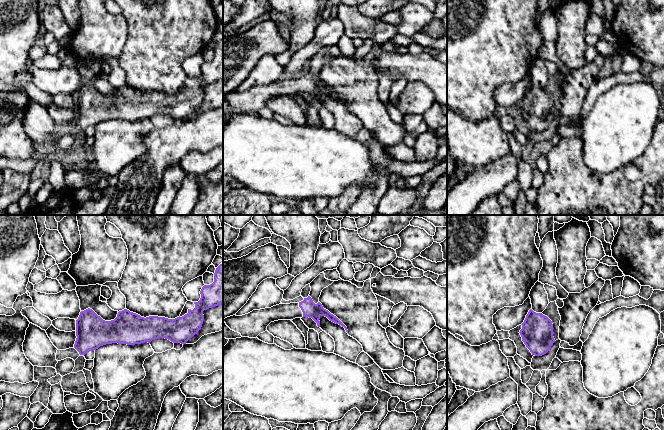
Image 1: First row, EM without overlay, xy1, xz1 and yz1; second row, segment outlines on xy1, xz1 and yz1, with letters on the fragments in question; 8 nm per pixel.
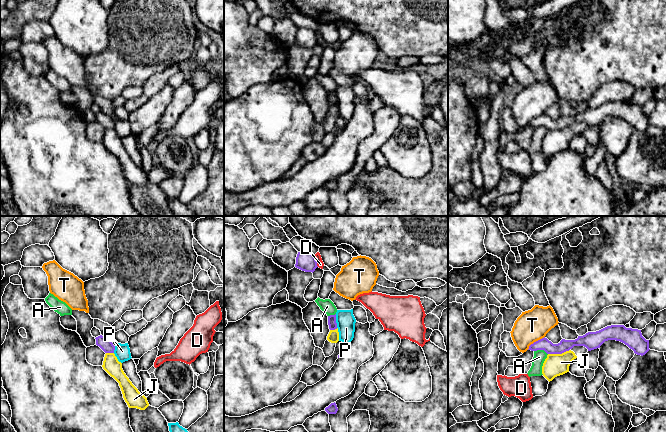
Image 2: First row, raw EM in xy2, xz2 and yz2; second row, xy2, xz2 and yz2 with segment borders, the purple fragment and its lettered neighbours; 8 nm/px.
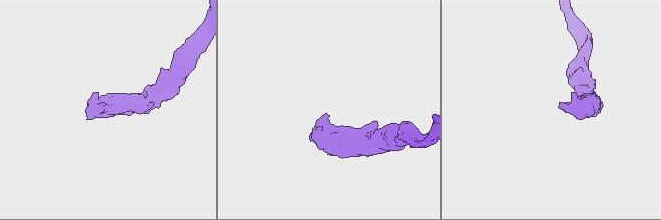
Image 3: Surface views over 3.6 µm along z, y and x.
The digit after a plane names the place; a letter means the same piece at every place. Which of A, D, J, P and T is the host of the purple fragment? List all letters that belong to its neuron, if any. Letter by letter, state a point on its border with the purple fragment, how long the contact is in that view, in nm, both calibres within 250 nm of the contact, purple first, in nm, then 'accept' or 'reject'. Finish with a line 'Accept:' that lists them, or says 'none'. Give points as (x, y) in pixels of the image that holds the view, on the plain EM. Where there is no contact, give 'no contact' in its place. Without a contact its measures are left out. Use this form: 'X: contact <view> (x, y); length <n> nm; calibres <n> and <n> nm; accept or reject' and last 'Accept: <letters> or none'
A: contact yz2 (541, 125); length 120 nm; calibres 100 and 100 nm; reject
D: contact xz2 (316, 37); length 100 nm; calibres 160 and 60 nm; reject
J: contact yz2 (558, 129); length 180 nm; calibres 100 and 180 nm; reject
P: contact xz2 (335, 97); length 110 nm; calibres 70 and 150 nm; reject
T: contact yz2 (536, 117); length 180 nm; calibres 100 and 260 nm; reject
Accept: none

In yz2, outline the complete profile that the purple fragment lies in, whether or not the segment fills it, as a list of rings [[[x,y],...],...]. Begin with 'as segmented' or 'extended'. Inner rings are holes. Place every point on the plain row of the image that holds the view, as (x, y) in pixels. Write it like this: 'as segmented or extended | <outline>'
as segmented | [[[624,101],[607,102],[596,108],[588,108],[578,112],[575,116],[562,115],[558,120],[553,120],[547,114],[542,114],[529,122],[528,126],[544,126],[547,130],[562,130],[574,122],[584,122],[588,127],[600,124],[608,116],[624,119],[637,131],[645,131],[649,125],[649,116],[646,116],[641,106],[626,104]]]

